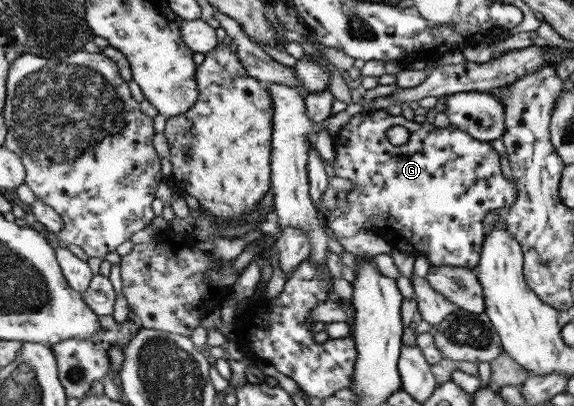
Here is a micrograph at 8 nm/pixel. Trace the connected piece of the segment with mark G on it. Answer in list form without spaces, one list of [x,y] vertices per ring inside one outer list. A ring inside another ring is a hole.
[[[386,111],[360,112],[348,119],[345,126],[334,136],[334,140],[337,153],[335,163],[332,165],[334,171],[338,177],[343,177],[353,183],[353,189],[347,192],[346,208],[334,221],[328,224],[331,234],[335,237],[350,237],[358,232],[368,231],[382,237],[394,251],[411,255],[413,258],[417,255],[427,255],[429,263],[435,266],[465,267],[473,270],[480,255],[482,241],[484,241],[485,233],[482,221],[485,215],[491,213],[496,208],[510,207],[516,199],[515,185],[502,176],[498,163],[499,155],[491,148],[490,143],[472,139],[471,135],[450,125],[445,128],[435,128],[426,121],[417,124],[412,120],[404,119],[401,115],[396,115],[396,117],[389,115]],[[394,125],[402,125],[409,132],[408,140],[402,145],[390,144],[384,135],[386,129],[390,129]]]

